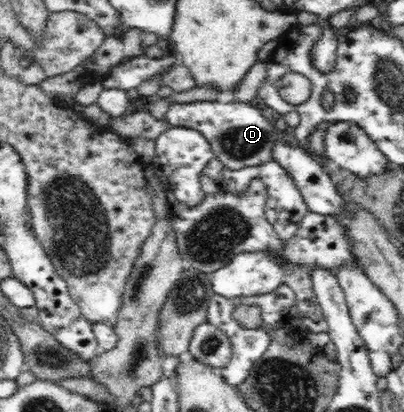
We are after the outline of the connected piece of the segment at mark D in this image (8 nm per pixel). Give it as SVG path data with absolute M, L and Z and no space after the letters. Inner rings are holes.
M193 101L192 103L176 103L169 105L165 118L174 127L185 127L198 130L210 141L215 158L228 169L244 169L263 165L272 161L274 149L282 139L289 139L289 131L281 124L270 121L264 116L262 108L248 102L232 101Z

